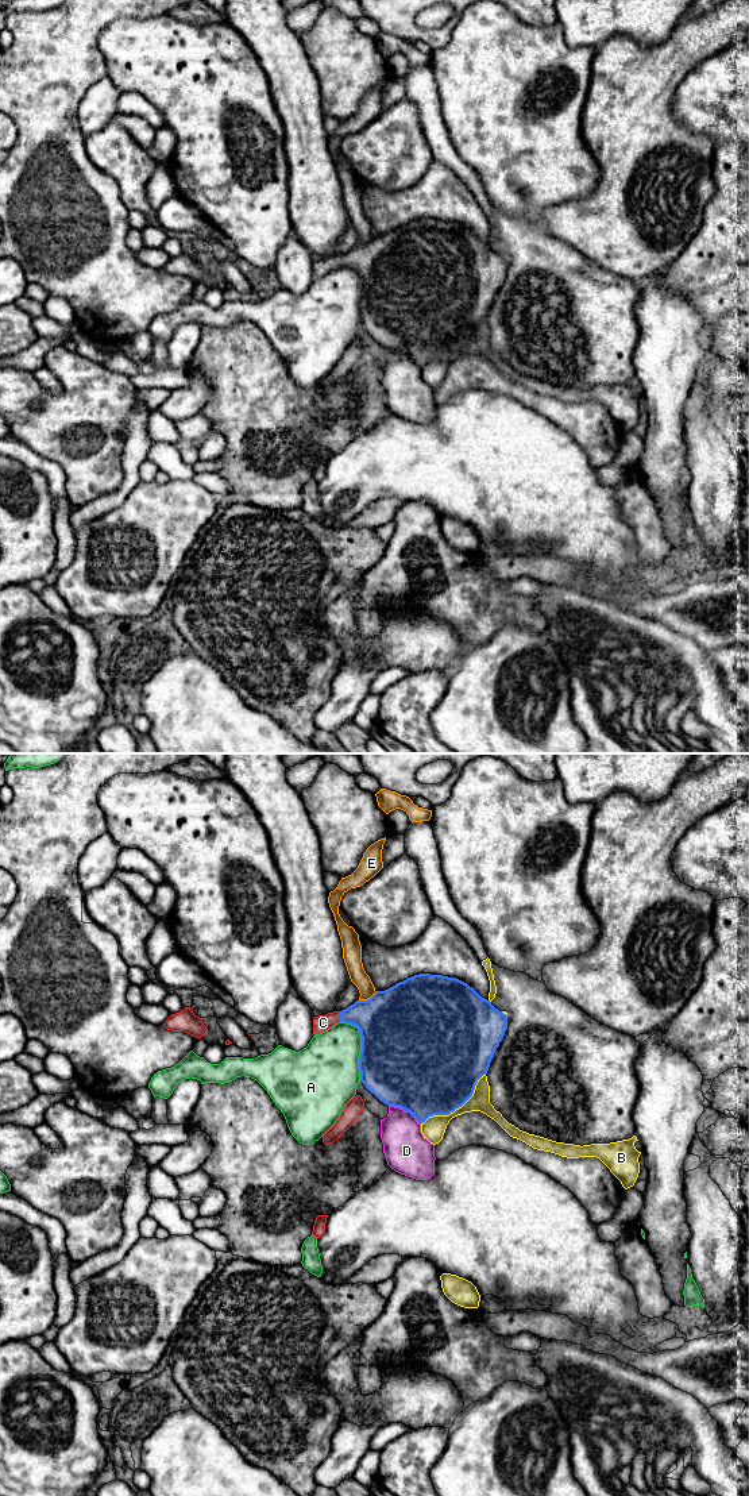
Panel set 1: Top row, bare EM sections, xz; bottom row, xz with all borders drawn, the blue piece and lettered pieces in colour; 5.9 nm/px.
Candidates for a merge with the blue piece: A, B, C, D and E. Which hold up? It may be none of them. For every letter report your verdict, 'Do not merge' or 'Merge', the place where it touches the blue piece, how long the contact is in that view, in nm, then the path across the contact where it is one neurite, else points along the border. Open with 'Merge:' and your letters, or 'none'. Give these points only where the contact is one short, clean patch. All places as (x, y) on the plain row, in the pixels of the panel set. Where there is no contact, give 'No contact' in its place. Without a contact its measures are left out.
Merge: C
A: Do not merge. Touches blue at xz (362, 290). Shared border 380 nm
B: Do not merge. Touches blue at xz (456, 351). Shared border 500 nm
C: Merge. Touches blue at xz (340, 259). Shared border 80 nm. Path across: xz (382, 263), (369, 259), (340, 259), (323, 266)
D: Do not merge. Touches blue at xz (405, 354). Shared border 220 nm
E: Do not merge. Touches blue at xz (367, 243). Shared border 130 nm

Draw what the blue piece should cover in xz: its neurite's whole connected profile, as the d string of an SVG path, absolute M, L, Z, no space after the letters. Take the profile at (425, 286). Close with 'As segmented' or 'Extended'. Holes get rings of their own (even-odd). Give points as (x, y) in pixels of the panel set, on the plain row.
M431 217L414 219L341 255L314 261L313 278L339 266L359 273L360 325L385 348L409 355L420 369L433 359L449 359L472 340L507 273L507 259L467 227Z. Extended

